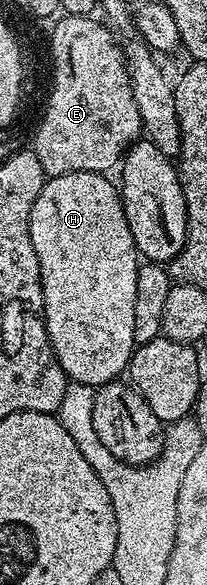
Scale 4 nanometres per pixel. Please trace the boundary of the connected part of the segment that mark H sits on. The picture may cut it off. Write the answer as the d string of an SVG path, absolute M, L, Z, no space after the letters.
M66 172L60 176L50 177L44 183L41 194L31 203L31 221L29 230L33 238L33 250L37 250L37 262L41 270L41 282L43 283L43 316L47 319L47 333L53 354L61 366L61 370L67 375L68 381L76 384L88 384L93 389L98 389L100 384L110 384L118 381L119 376L128 371L131 354L137 345L133 334L133 302L137 302L137 270L141 263L141 257L133 242L133 234L129 234L129 222L125 218L121 192L107 181L106 175L98 172Z

